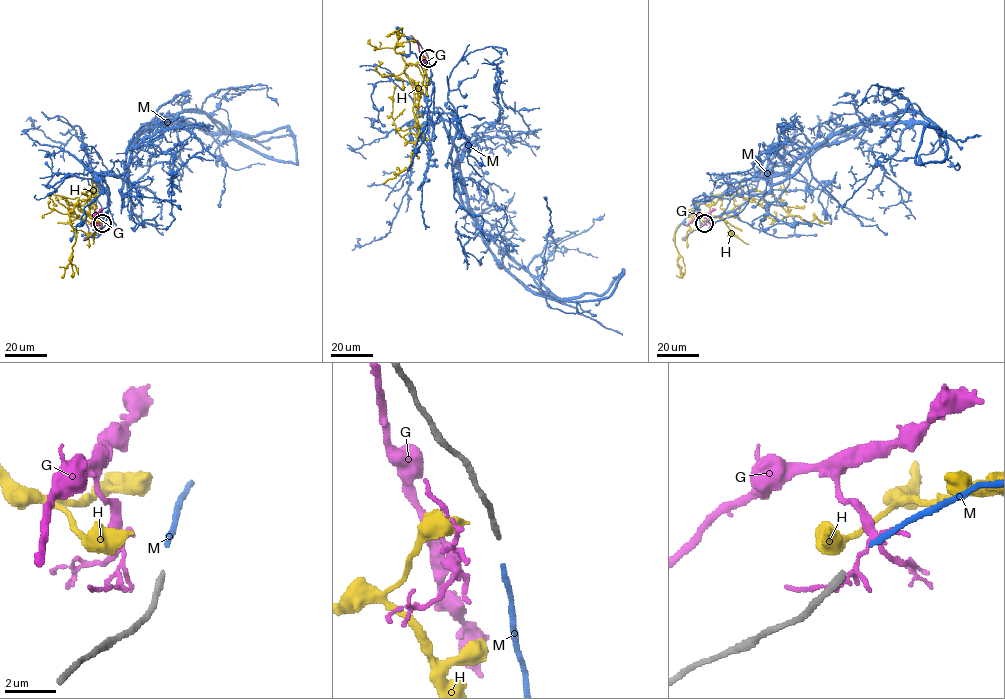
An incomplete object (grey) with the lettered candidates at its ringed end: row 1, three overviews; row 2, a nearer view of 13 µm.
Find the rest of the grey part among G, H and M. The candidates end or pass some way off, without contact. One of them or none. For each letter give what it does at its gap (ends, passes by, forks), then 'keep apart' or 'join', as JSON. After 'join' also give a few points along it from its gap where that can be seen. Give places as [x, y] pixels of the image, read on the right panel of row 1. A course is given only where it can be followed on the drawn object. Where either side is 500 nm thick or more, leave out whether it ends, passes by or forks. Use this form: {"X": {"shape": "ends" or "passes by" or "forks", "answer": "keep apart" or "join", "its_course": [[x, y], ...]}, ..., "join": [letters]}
{"G": {"shape": "passes by", "answer": "keep apart"}, "H": {"shape": "ends", "answer": "keep apart"}, "M": {"shape": "ends", "answer": "join", "its_course": [[706, 221], [768, 192], [768, 171], [859, 125], [938, 133], [931, 153], [879, 157], [843, 207]]}, "join": ["M"]}

